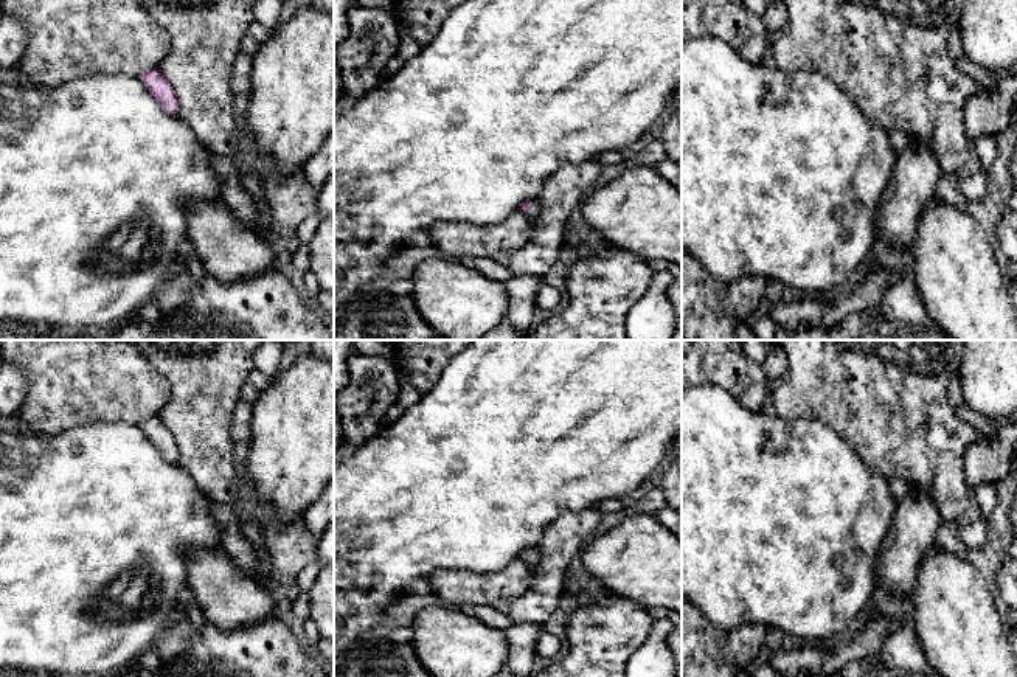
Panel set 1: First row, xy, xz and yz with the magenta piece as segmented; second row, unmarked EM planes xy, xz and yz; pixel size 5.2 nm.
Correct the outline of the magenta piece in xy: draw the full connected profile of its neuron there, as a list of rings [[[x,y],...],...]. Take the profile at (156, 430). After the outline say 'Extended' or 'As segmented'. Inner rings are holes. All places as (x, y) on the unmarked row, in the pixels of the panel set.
[[[152,416],[138,422],[141,430],[146,433],[149,441],[155,446],[155,449],[168,460],[177,461],[179,447],[166,429],[166,425],[160,421],[158,416]]]. As segmented

